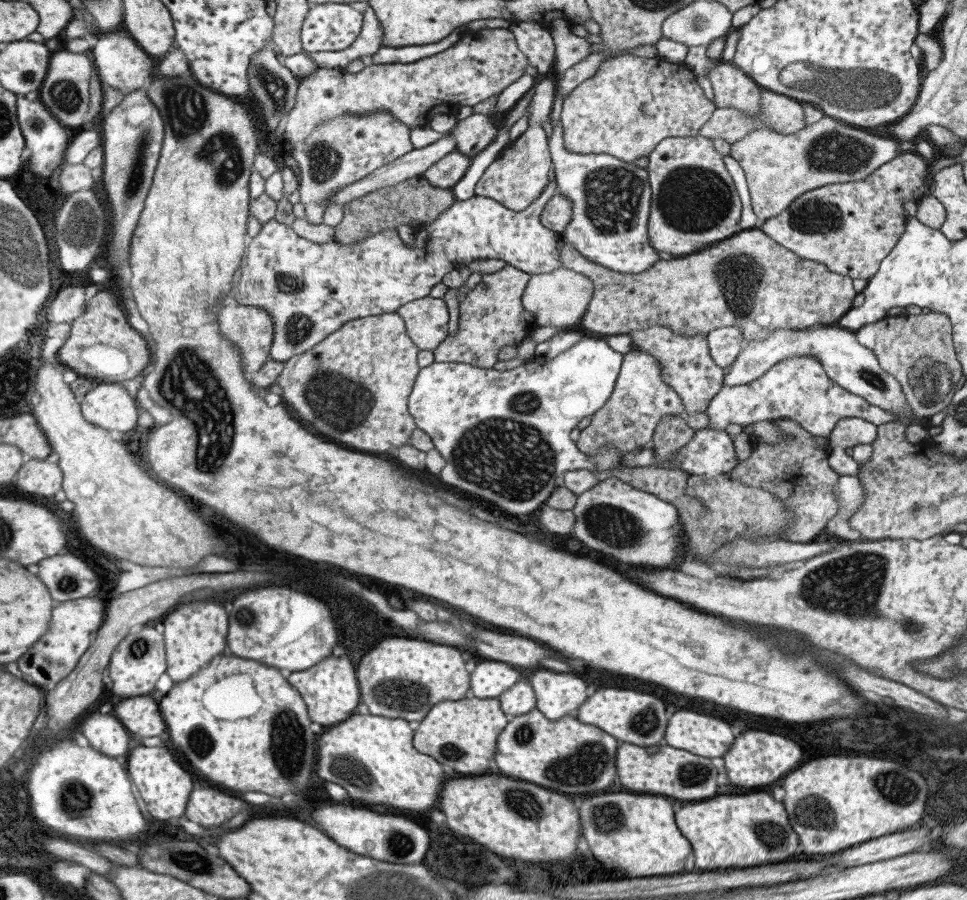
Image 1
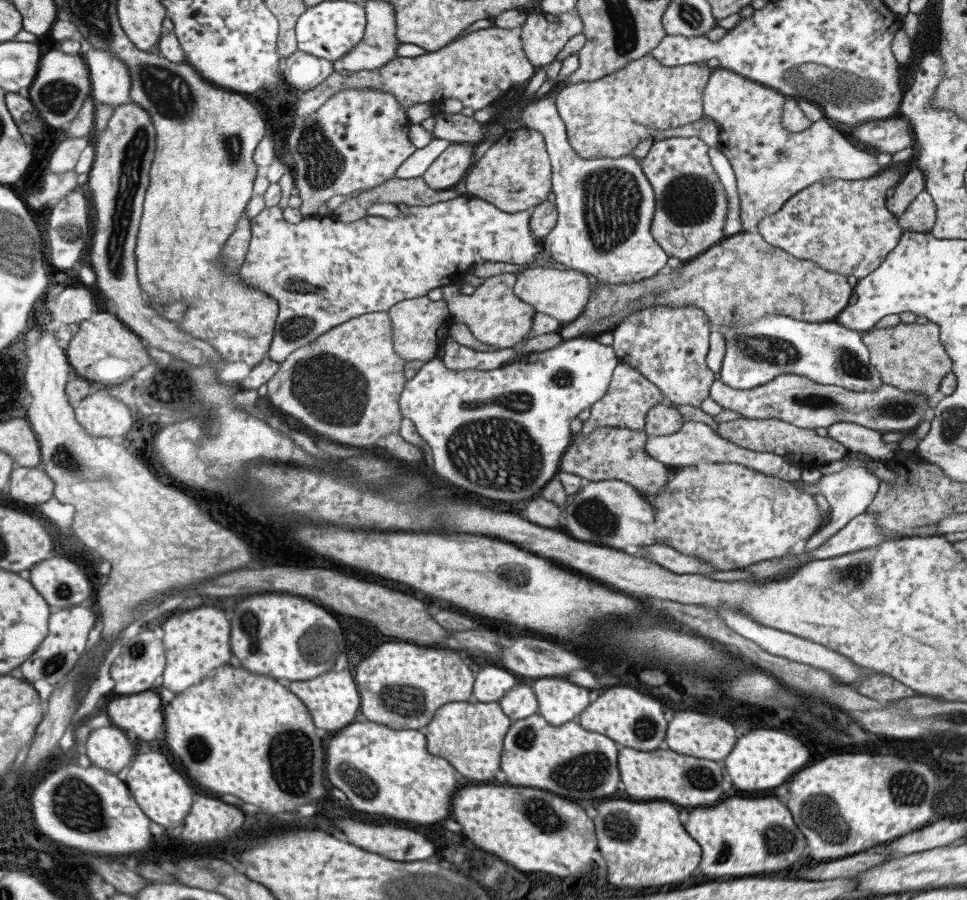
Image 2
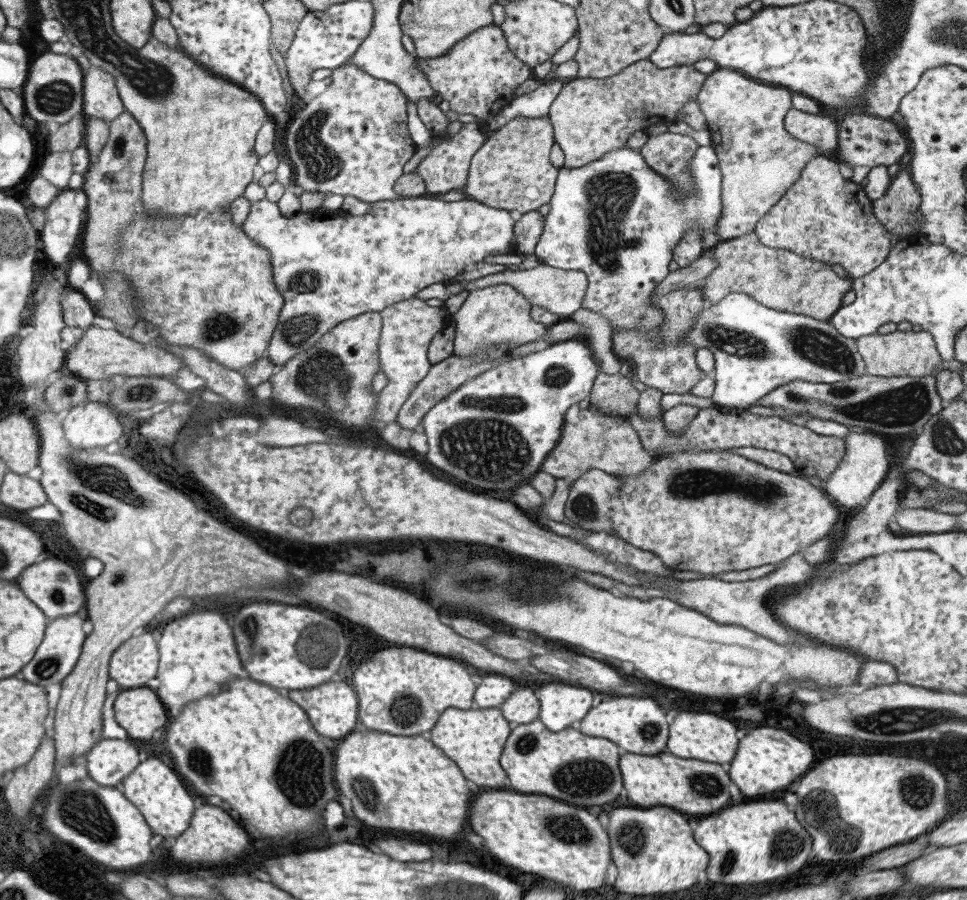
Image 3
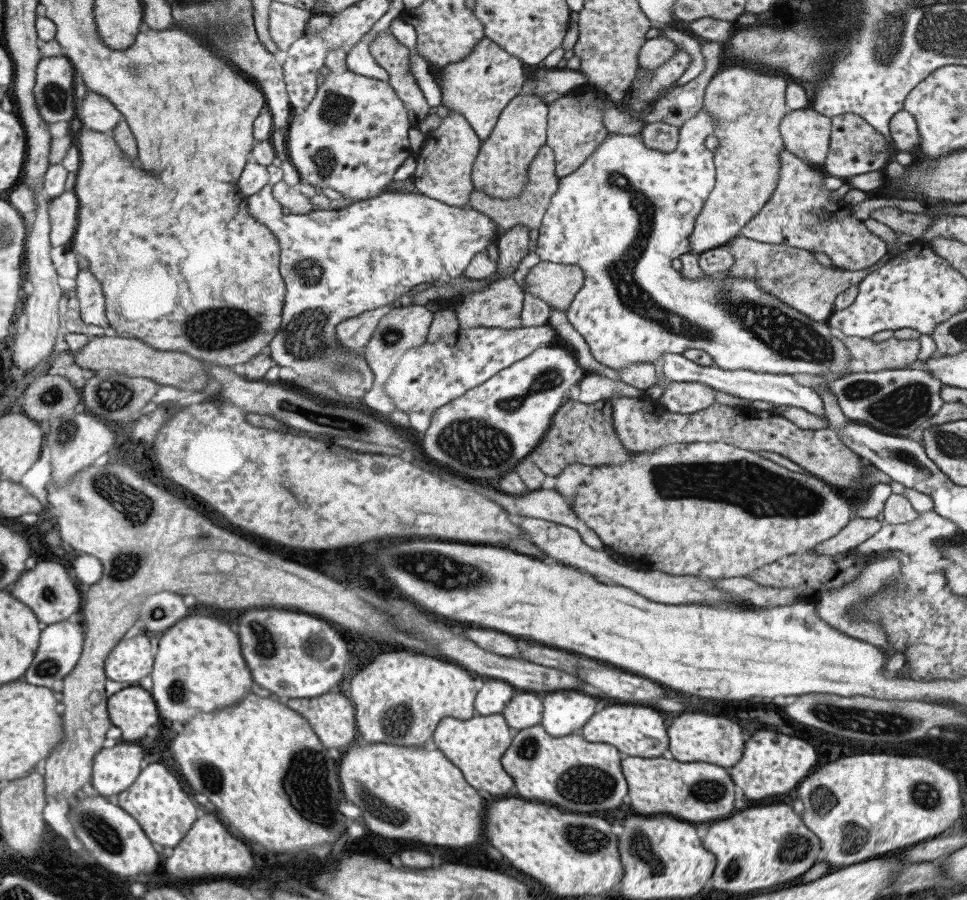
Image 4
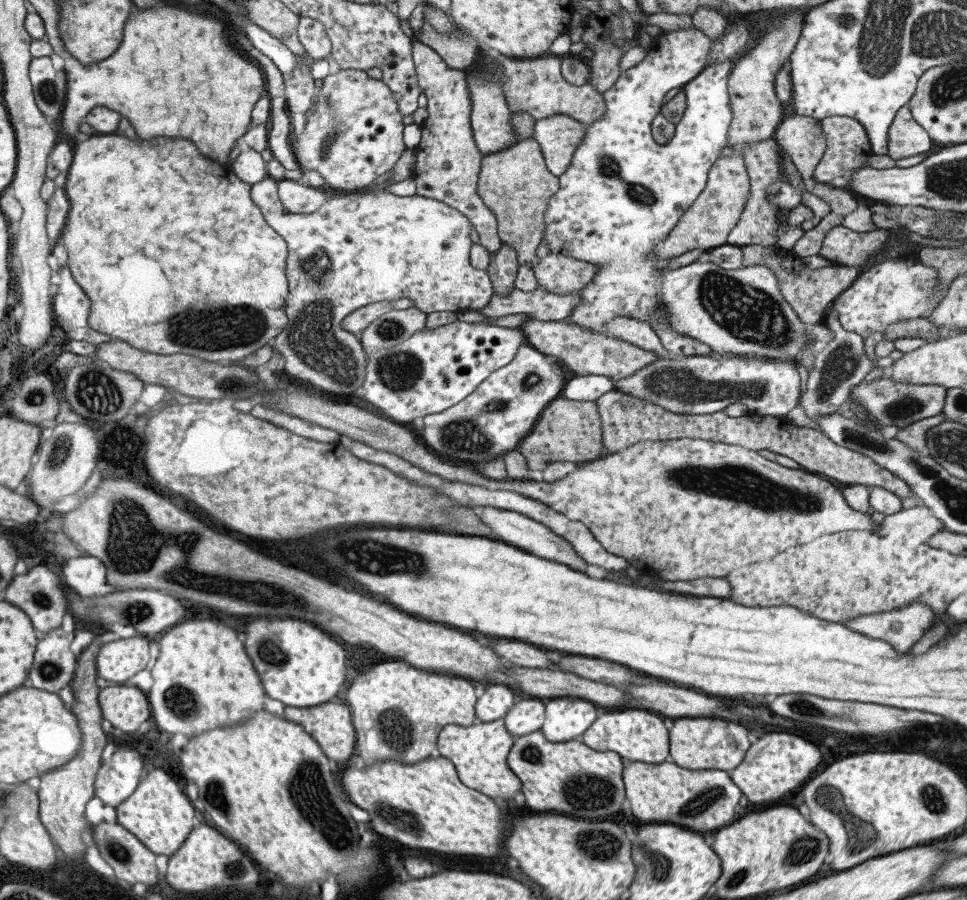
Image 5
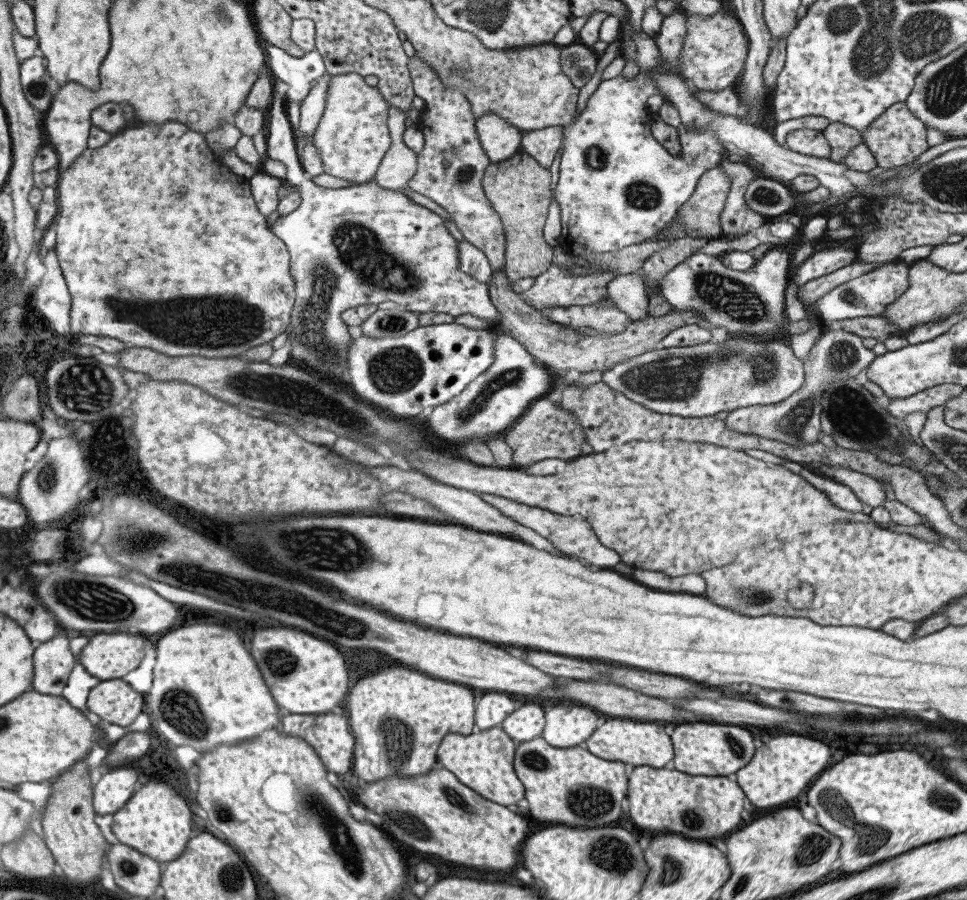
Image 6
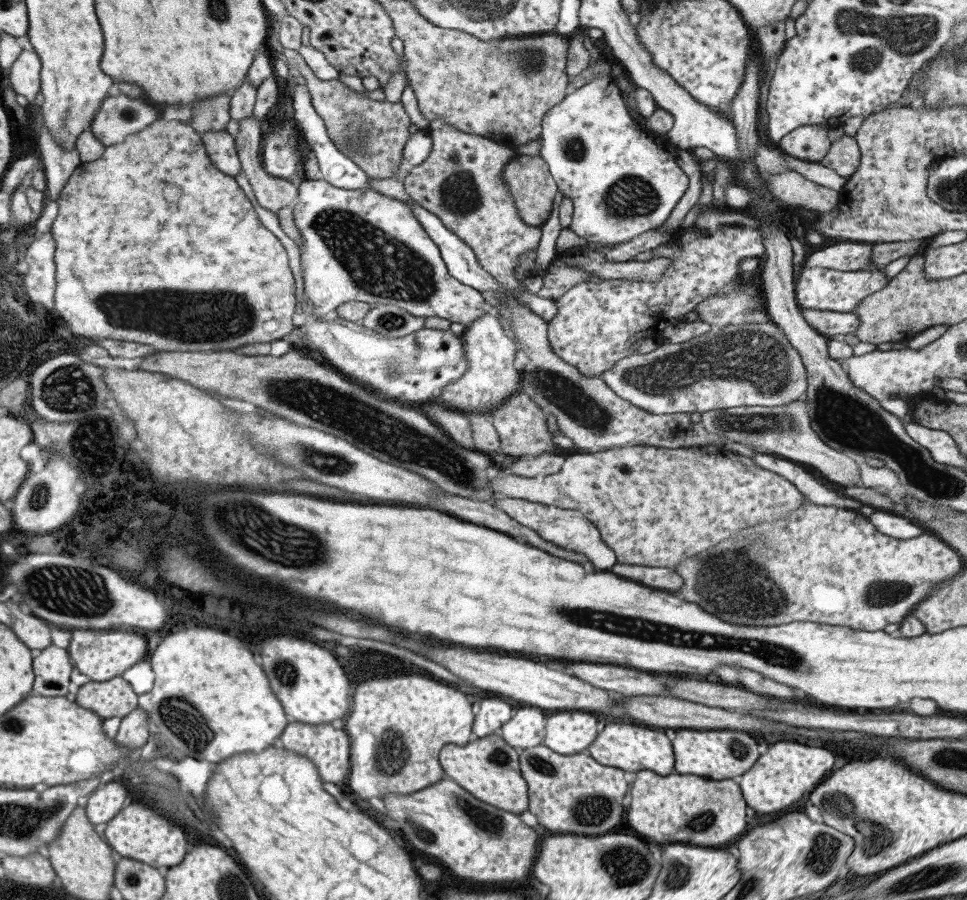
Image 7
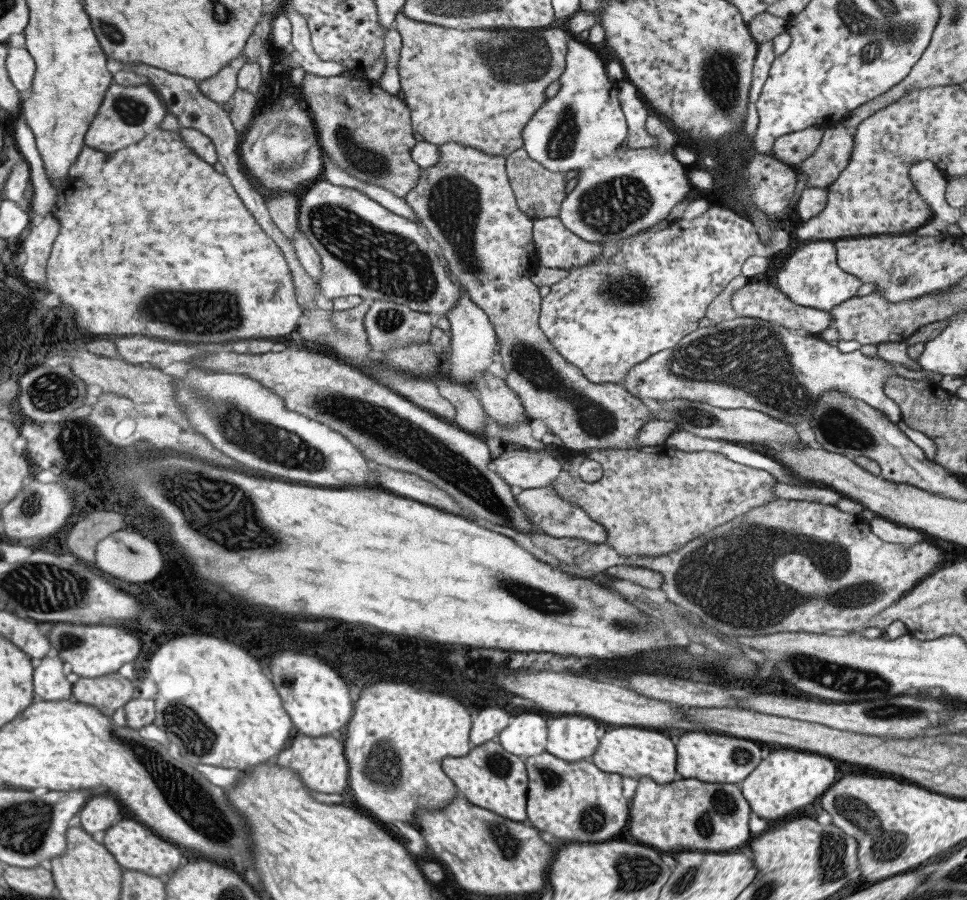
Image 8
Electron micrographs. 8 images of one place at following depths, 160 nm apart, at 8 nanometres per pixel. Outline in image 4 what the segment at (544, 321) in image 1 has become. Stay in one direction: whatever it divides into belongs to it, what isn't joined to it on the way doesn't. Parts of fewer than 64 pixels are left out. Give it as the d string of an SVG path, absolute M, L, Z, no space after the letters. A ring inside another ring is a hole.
M539 261L523 277L524 292L546 302L553 310L567 310L584 283L584 274L574 264Z

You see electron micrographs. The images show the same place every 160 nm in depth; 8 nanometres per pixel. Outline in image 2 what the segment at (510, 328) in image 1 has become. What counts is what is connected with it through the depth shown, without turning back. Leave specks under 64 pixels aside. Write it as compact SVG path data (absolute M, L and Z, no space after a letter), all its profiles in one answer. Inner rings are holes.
M500 273L483 280L469 295L455 293L458 283L439 286L453 322L465 324L479 342L499 349L511 348L530 331L534 308L514 295L515 273Z

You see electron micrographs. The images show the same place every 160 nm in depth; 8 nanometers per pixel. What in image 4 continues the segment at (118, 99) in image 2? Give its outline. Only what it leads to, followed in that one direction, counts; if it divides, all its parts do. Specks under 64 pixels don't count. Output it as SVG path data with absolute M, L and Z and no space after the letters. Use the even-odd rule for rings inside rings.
M88 92L81 105L83 128L104 133L113 133L125 118L124 114L105 96Z

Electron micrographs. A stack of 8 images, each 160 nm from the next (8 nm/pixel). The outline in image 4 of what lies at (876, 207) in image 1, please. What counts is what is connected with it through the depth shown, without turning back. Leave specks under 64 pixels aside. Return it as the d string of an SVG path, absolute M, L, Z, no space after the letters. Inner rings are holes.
M783 150L779 153L779 176L776 187L769 200L759 209L759 212L741 228L737 236L743 236L749 240L760 243L782 244L788 247L808 250L810 253L821 252L829 258L832 266L845 271L863 270L875 264L883 254L887 253L887 246L883 240L867 231L867 228L857 220L848 215L850 204L842 200L831 201L830 190L822 189L822 179L826 176L820 167L811 166L804 160L793 156L790 152Z

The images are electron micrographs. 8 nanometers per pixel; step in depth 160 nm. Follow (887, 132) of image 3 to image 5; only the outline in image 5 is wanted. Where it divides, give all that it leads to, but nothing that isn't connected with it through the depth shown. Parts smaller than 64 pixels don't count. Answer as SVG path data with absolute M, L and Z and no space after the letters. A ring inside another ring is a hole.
M828 116L820 119L820 127L826 144L824 153L813 169L812 180L818 183L829 183L835 177L846 176L849 172L866 166L868 156L871 156L870 144L864 128L848 116Z

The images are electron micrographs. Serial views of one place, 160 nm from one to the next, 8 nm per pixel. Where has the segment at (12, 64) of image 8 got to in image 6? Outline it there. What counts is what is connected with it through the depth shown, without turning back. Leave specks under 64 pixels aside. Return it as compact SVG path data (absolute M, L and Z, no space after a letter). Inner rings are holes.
M41 53L22 62L22 85L26 98L44 114L51 108L61 90L58 80L50 75L47 60Z

